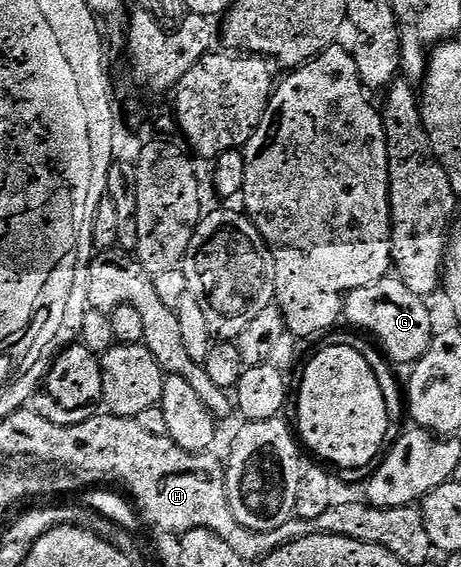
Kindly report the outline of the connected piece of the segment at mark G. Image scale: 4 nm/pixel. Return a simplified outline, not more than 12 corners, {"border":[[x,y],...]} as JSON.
{"border":[[398,277],[345,296],[343,316],[400,365],[434,338],[431,308]]}

